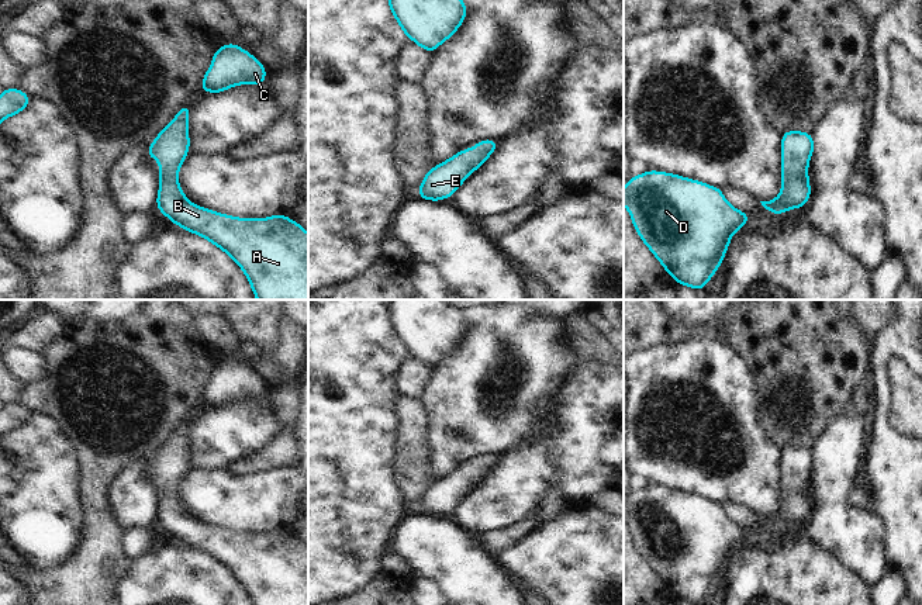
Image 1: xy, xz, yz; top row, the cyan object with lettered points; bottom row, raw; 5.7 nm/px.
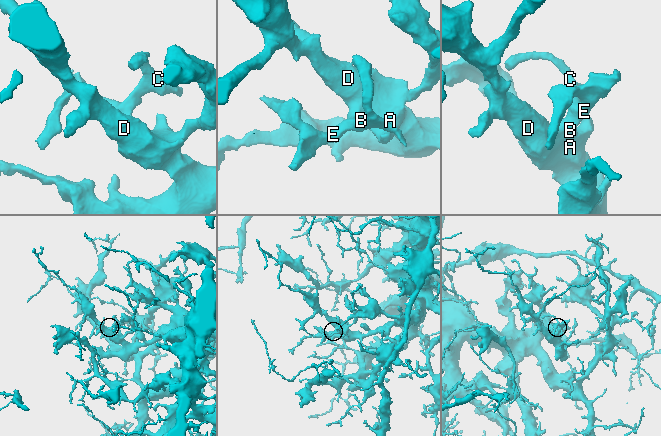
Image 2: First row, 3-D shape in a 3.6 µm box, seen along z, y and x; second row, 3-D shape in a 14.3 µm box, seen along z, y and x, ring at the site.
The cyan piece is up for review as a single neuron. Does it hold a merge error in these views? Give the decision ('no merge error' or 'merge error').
no merge error

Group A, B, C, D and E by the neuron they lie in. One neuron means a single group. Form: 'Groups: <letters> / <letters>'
Groups: A B C D E

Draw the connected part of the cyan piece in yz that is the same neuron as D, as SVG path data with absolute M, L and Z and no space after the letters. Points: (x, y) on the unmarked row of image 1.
M648 485L631 491L624 502L624 521L635 546L662 578L673 598L702 605L724 577L732 550L746 542L749 529L731 521L718 502L678 490Z

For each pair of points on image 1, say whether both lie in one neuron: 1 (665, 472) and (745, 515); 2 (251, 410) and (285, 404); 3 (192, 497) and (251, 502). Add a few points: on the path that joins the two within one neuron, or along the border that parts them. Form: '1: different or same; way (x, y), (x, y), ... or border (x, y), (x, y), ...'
1: different; border (722, 504), (739, 504), (756, 512)
2: different; border (266, 396), (273, 404), (279, 429)
3: same; way (206, 497), (237, 502)

